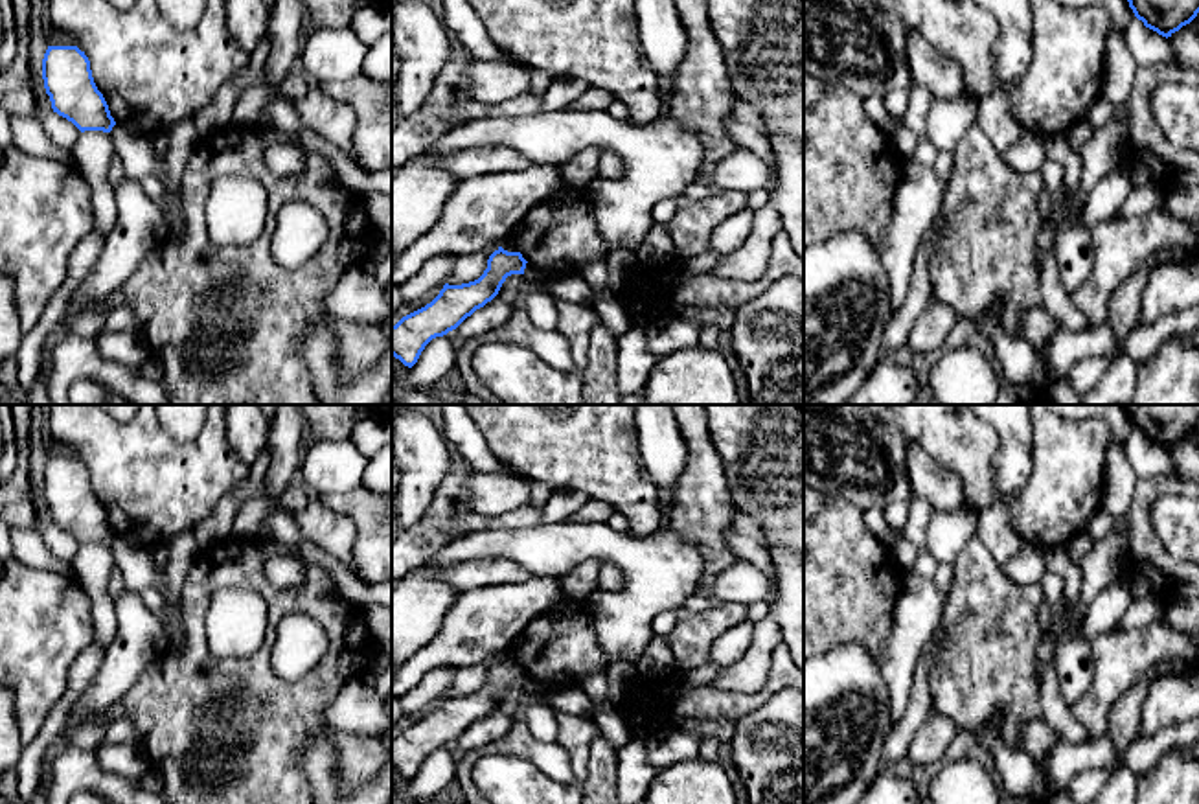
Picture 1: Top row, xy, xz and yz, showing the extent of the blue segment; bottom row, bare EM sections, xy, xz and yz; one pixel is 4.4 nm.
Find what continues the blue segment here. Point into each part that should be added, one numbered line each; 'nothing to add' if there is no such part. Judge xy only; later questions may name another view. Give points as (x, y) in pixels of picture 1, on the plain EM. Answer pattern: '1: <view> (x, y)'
nothing to add

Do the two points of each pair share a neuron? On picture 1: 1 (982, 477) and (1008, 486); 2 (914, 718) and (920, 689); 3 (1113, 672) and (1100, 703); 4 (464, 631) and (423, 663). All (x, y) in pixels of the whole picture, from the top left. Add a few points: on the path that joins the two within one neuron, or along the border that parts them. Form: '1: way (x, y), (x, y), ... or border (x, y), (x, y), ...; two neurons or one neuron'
1: border (999, 438), (993, 460), (993, 497), (977, 512); two neurons
2: way (918, 711), (920, 696); one neuron
3: way (1111, 679), (1100, 696); one neuron
4: way (455, 641), (433, 655); one neuron

